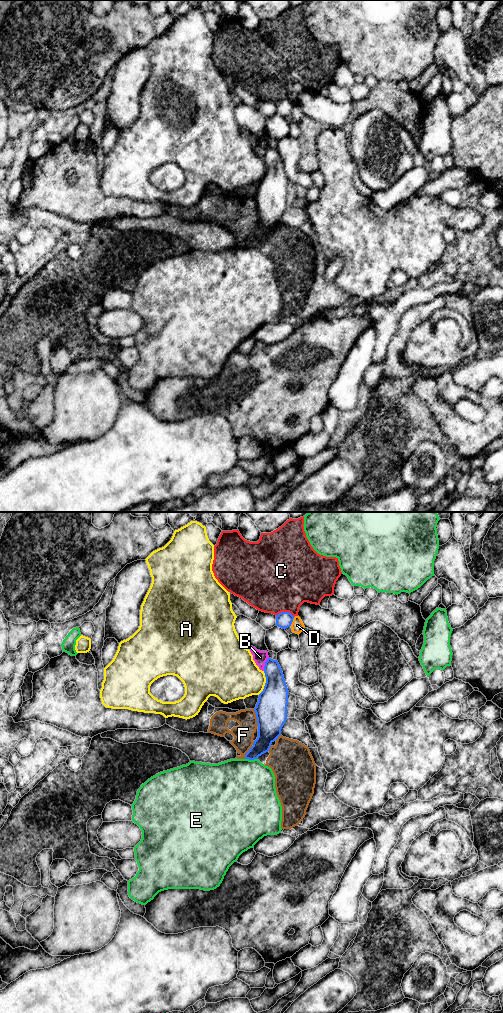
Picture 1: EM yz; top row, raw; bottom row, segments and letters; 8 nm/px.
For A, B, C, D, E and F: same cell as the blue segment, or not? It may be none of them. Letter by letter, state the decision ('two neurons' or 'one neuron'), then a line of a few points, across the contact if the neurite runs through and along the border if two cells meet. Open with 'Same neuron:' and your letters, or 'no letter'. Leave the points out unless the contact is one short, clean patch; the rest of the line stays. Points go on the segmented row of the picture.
Same neuron: no letter
A: two neurons | yz (264, 671), (265, 685), (258, 694)
B: two neurons | yz (268, 657), (263, 670)
C: two neurons
D: two neurons
E: two neurons
F: two neurons

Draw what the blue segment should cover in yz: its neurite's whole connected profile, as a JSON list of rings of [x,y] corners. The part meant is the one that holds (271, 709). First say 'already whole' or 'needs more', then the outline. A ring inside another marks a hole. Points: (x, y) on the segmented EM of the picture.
already whole; [[[268,658],[264,673],[266,683],[254,708],[258,737],[245,754],[245,759],[249,760],[258,759],[269,751],[271,744],[281,735],[281,729],[287,720],[289,691],[278,661]]]

